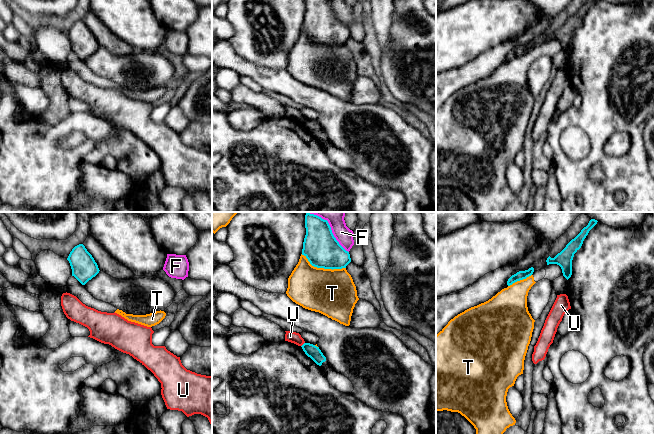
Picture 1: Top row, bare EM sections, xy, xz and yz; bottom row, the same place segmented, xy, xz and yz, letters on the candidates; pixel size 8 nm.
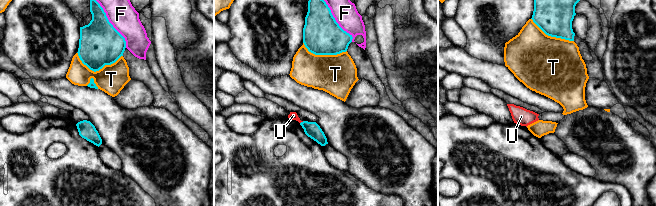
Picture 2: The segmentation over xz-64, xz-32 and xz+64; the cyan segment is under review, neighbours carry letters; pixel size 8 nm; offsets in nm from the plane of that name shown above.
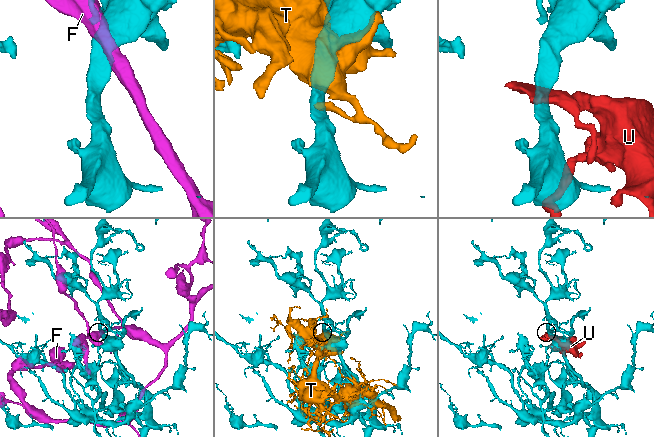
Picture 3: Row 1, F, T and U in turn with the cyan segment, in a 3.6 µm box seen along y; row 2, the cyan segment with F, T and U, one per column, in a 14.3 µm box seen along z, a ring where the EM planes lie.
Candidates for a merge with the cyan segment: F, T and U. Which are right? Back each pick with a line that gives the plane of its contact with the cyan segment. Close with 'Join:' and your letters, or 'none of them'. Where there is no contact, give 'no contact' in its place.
Join: none of them

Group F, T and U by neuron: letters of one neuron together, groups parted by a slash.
F / T / U

